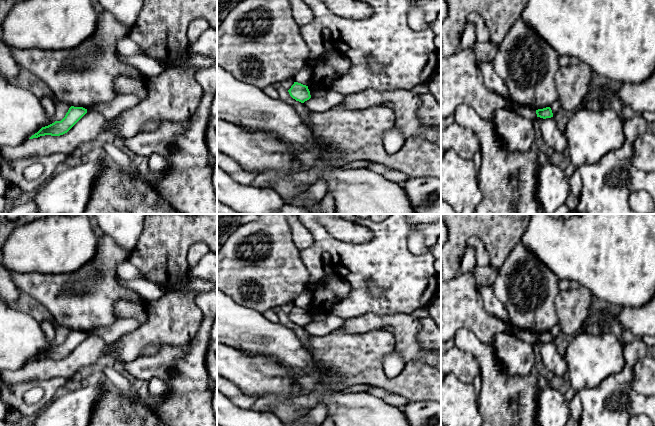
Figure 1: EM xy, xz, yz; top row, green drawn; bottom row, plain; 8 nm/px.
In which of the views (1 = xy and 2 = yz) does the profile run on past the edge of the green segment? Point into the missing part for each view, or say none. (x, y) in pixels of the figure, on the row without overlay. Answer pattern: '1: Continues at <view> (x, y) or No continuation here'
1: No continuation here
2: No continuation here

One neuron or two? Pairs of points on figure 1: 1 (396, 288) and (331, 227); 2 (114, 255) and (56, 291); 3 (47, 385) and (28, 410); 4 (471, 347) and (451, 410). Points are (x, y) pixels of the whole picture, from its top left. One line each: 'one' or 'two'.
1: two
2: one
3: one
4: two

